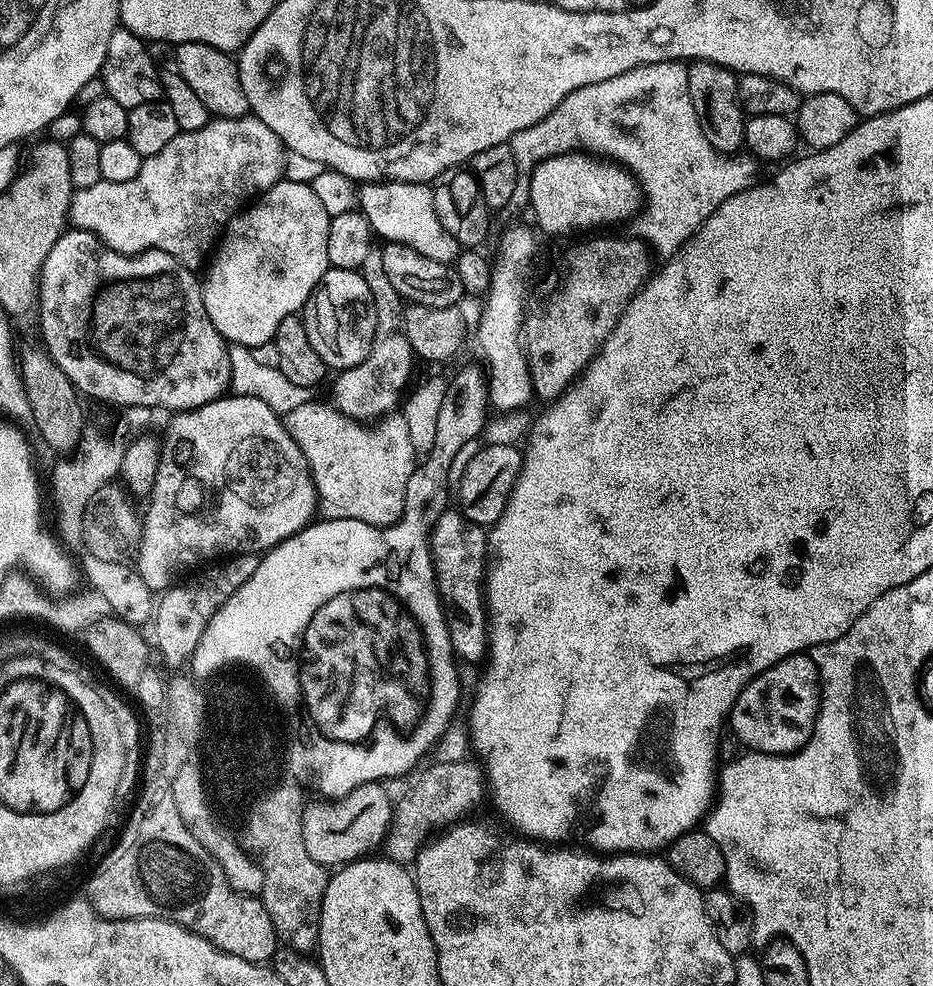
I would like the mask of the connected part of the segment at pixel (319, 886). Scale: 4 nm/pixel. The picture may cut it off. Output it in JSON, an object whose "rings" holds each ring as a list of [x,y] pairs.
{"rings":[[[297,767],[290,768],[290,774],[286,776],[286,780],[284,780],[284,788],[282,790],[278,790],[278,792],[274,792],[258,810],[256,810],[256,814],[254,814],[254,818],[252,818],[252,822],[250,822],[250,828],[248,828],[248,834],[246,834],[246,848],[250,848],[254,854],[258,854],[260,856],[260,860],[262,860],[262,864],[264,864],[264,872],[263,872],[263,890],[260,895],[260,899],[263,902],[263,905],[266,906],[266,912],[270,916],[271,924],[275,928],[275,932],[277,937],[284,938],[284,935],[290,940],[291,949],[295,952],[302,952],[305,954],[311,953],[317,947],[320,939],[320,922],[321,922],[321,906],[322,906],[322,898],[325,896],[325,888],[328,885],[329,873],[325,868],[325,865],[322,865],[315,860],[310,860],[308,856],[306,856],[306,852],[304,852],[304,848],[302,848],[302,840],[300,840],[300,790],[298,790],[298,782],[296,780],[300,780],[302,778],[302,773]]]}

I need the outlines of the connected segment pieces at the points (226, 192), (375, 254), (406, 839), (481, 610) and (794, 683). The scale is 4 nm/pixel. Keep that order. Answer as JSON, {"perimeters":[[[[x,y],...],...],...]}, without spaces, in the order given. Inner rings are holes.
{"perimeters":[[[[249,114],[238,118],[230,118],[229,116],[212,118],[200,130],[180,132],[174,138],[170,138],[169,144],[163,150],[158,150],[158,154],[144,157],[138,174],[134,178],[130,178],[130,182],[106,182],[101,179],[89,188],[75,189],[72,194],[72,204],[68,207],[68,218],[79,231],[93,232],[104,243],[106,248],[112,248],[114,251],[122,253],[123,256],[135,256],[138,252],[148,252],[152,248],[157,248],[173,256],[183,268],[196,270],[199,269],[200,263],[203,265],[209,259],[210,253],[217,247],[228,221],[237,212],[241,211],[245,205],[255,201],[257,197],[281,181],[285,175],[284,156],[286,157],[286,149],[278,138],[278,134],[274,134],[274,130],[270,130],[270,126],[266,126],[266,122],[262,122],[256,116]]],[[[374,248],[368,254],[360,269],[374,300],[377,324],[371,352],[362,363],[341,371],[332,388],[333,405],[352,419],[368,420],[387,415],[393,411],[402,388],[407,384],[412,372],[415,353],[406,338],[404,330],[405,301],[390,283],[383,269],[382,249]],[[372,416],[371,418],[368,418]]],[[[473,761],[429,764],[416,785],[395,801],[392,822],[382,842],[385,857],[405,866],[415,861],[434,826],[445,827],[459,821],[463,817],[461,815],[472,809],[486,792],[483,769]]],[[[446,510],[432,525],[427,539],[436,572],[436,591],[441,601],[447,602],[450,608],[452,603],[453,610],[461,616],[453,615],[448,621],[452,651],[463,663],[465,660],[468,664],[479,665],[485,657],[488,641],[486,594],[482,589],[486,580],[486,557],[490,552],[485,529],[479,524],[471,524],[459,510]]],[[[797,654],[795,656],[788,656],[785,660],[780,660],[770,670],[766,670],[762,674],[758,674],[746,687],[742,690],[742,694],[736,699],[736,704],[732,707],[730,713],[730,728],[745,749],[751,750],[756,754],[791,754],[800,751],[801,748],[807,744],[812,731],[816,725],[816,716],[820,713],[820,671],[816,669],[816,663],[812,660],[811,655]]]]}

